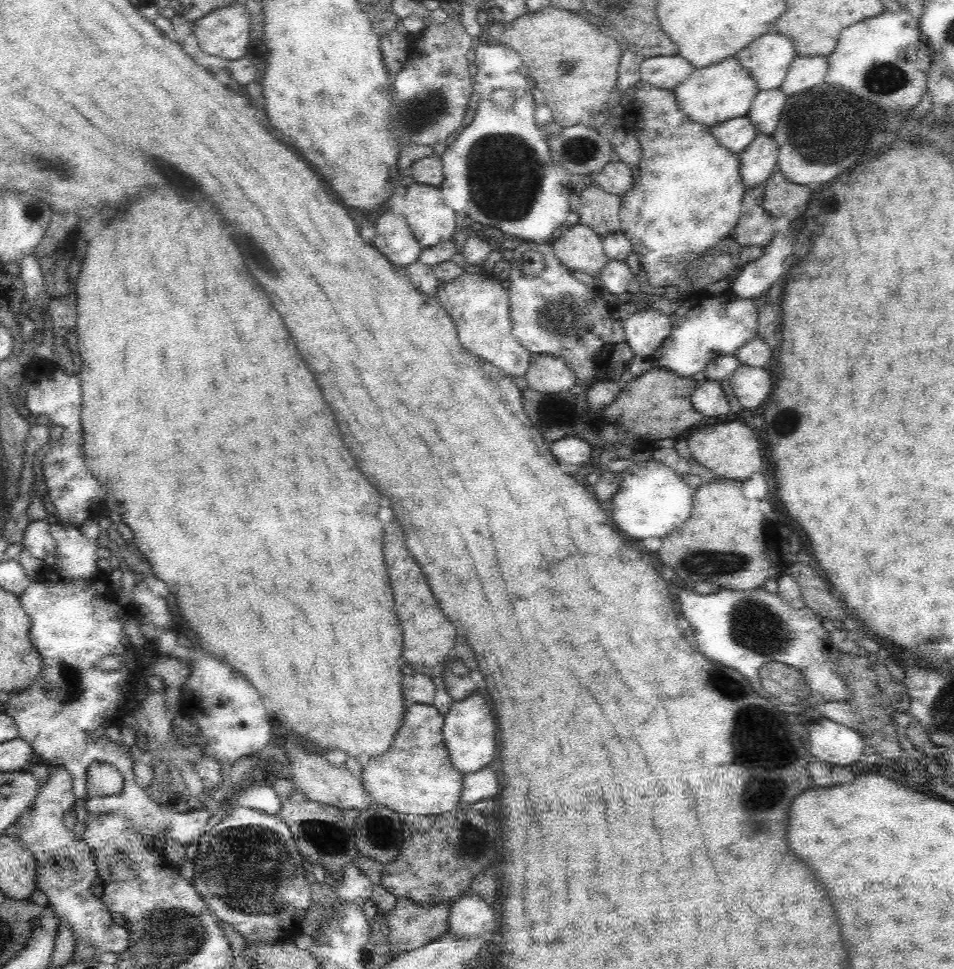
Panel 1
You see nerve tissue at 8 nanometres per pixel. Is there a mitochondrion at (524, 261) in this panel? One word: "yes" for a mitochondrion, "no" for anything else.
no

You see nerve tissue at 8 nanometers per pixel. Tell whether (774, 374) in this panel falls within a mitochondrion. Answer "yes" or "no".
no

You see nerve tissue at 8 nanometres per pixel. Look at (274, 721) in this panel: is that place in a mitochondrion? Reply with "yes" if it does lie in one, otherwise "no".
no

